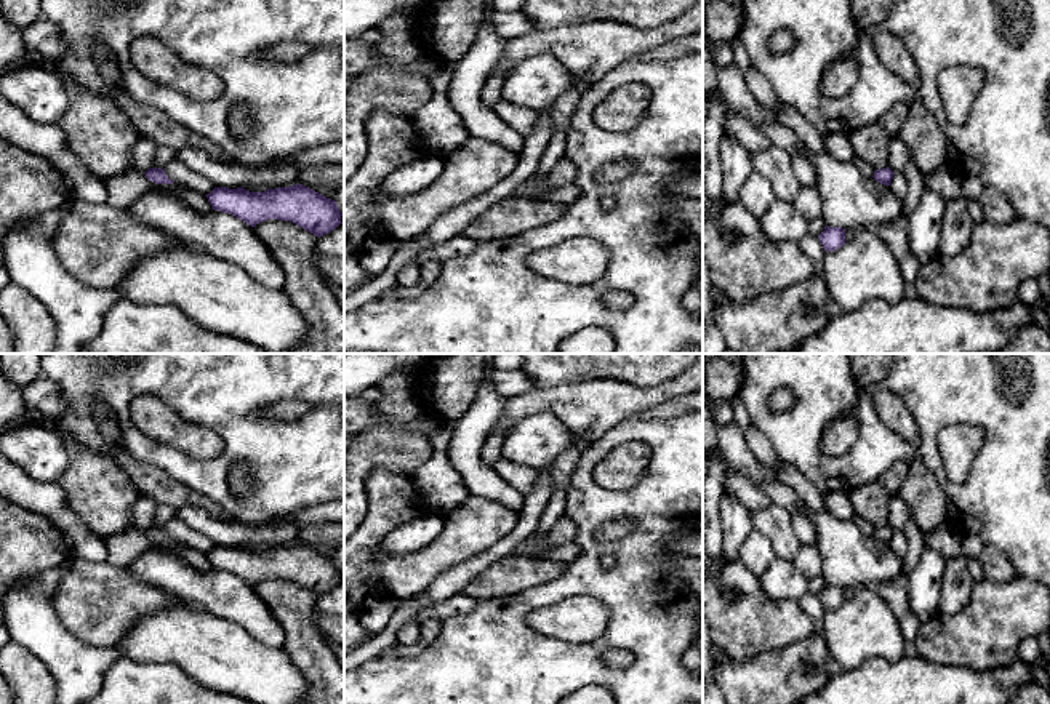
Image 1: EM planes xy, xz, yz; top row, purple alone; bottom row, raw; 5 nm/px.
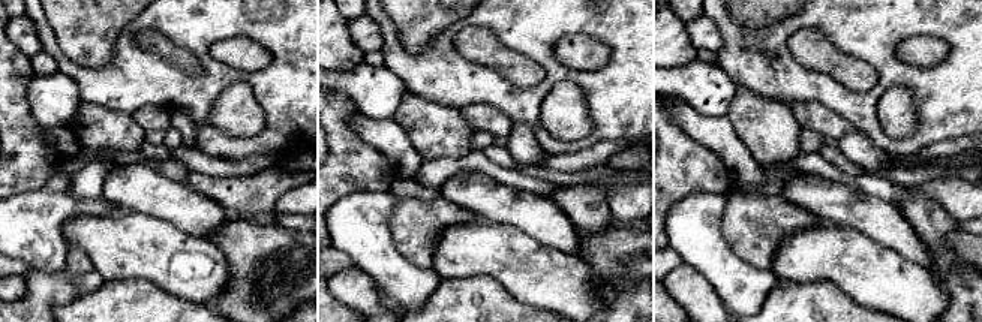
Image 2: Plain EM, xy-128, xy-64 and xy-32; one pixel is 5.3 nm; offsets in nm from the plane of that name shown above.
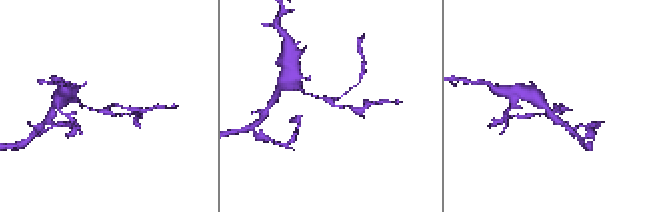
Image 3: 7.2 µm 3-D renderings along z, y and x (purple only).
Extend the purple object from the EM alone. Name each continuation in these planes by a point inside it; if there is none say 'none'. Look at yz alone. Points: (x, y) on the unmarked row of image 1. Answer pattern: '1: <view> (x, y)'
none

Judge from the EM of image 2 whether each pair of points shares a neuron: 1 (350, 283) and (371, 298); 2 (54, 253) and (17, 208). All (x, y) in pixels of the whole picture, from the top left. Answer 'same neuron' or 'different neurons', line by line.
1: same neuron
2: same neuron

